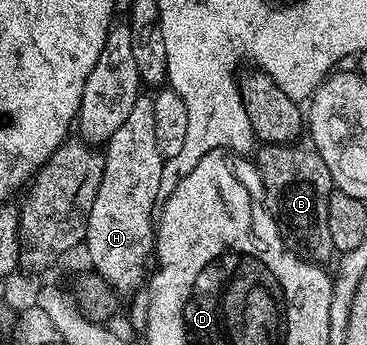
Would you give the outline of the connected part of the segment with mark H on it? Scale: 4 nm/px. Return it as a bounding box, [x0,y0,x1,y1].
[83,93,164,293]

